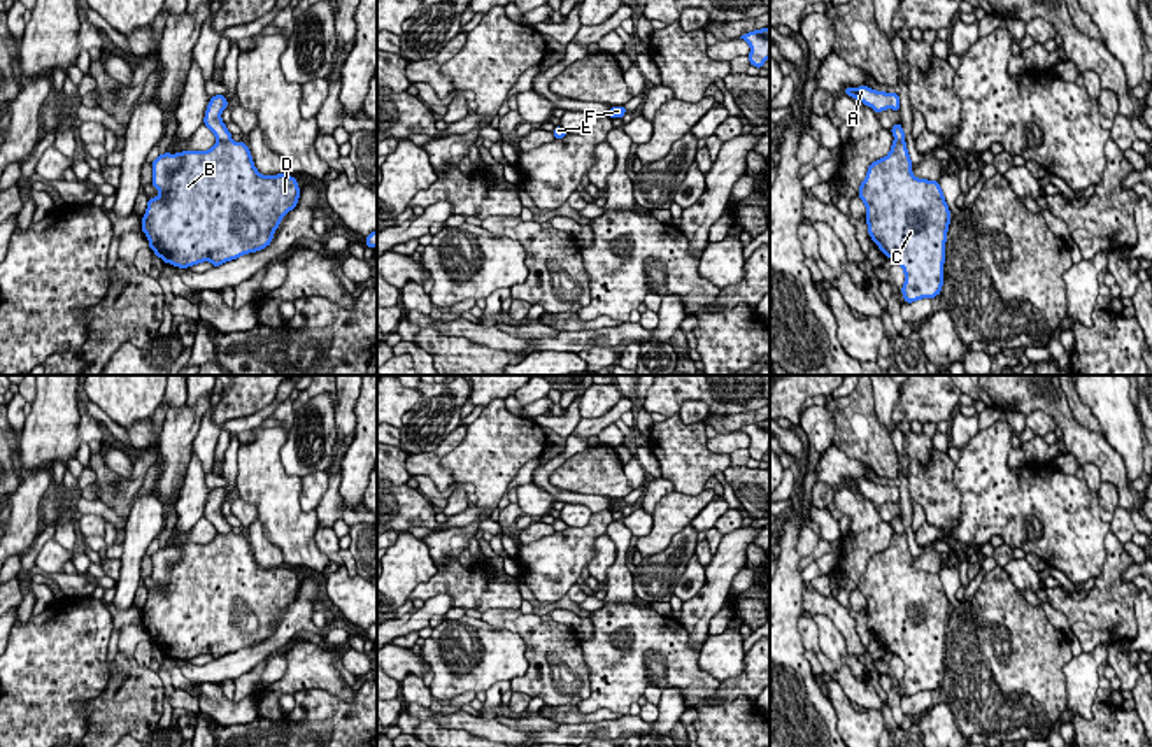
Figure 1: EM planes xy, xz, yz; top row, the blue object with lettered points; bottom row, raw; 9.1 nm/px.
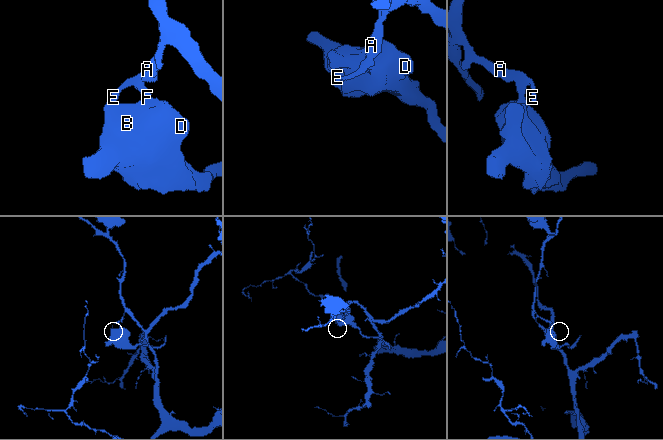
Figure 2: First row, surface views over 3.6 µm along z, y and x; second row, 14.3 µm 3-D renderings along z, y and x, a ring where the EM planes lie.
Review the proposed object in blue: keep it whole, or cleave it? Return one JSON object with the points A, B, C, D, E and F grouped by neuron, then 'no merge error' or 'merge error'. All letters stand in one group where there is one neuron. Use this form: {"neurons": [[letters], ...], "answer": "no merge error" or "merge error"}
{"neurons": [["A", "E"], ["B", "C", "D", "F"]], "answer": "merge error"}

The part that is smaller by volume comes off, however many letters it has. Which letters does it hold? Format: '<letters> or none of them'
B, C, D, F

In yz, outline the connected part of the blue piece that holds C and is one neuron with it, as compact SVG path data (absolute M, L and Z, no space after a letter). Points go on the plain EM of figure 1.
M905 533L868 559L859 579L866 617L878 642L905 665L907 696L935 691L943 679L950 603L940 575L917 572Z

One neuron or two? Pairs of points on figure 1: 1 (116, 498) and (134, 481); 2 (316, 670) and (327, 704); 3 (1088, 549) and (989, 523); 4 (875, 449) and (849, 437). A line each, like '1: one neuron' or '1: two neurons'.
1: one neuron
2: two neurons
3: one neuron
4: one neuron

